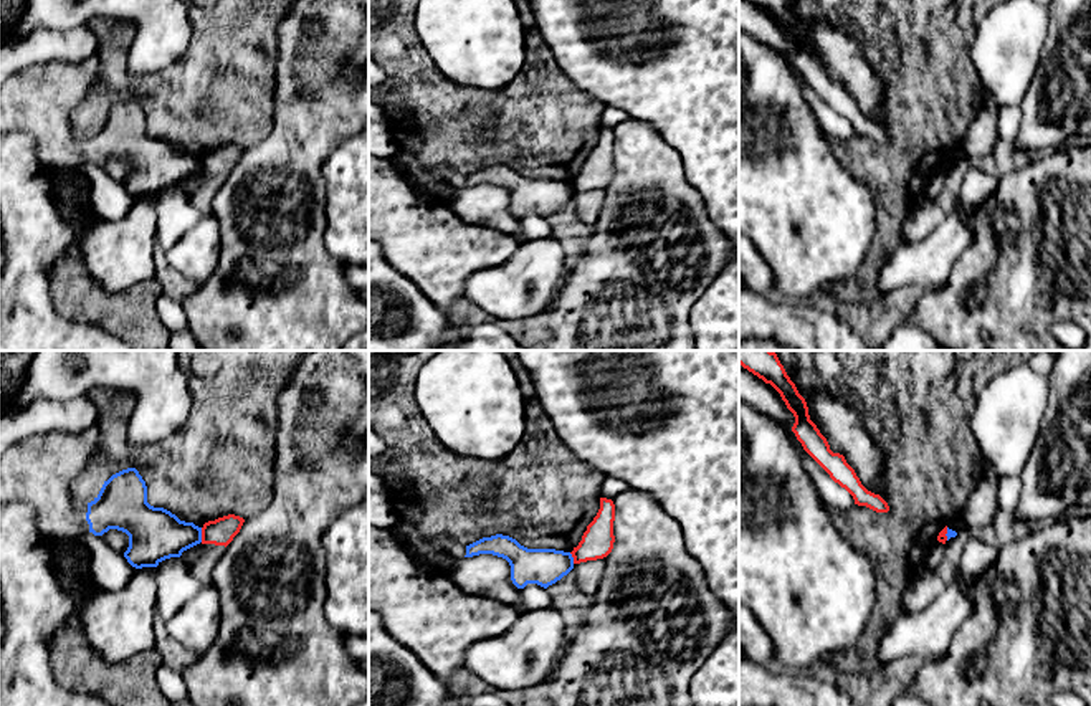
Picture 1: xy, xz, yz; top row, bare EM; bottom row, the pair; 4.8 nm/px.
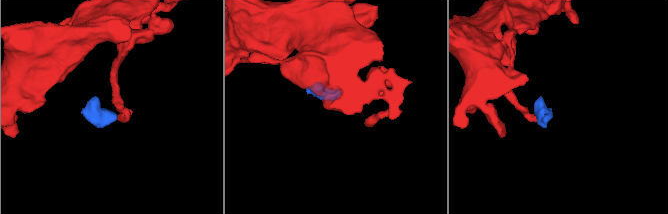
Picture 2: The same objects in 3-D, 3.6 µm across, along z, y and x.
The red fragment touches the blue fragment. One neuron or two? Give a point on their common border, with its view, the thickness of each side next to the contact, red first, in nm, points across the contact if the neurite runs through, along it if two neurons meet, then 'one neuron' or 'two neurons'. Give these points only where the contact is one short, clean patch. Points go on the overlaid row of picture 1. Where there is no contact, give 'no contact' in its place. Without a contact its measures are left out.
contact xy (202, 534); calibres 130 and 260 nm; border xy (200, 528), (202, 541); two neurons

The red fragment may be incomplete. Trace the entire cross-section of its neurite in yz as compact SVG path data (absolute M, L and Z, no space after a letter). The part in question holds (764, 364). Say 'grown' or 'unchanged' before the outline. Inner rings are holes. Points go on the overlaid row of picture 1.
unchanged; M739 351L739 364L765 384L770 384L780 394L787 408L795 417L792 432L802 443L803 450L830 475L835 483L853 496L855 504L866 506L876 513L889 511L888 503L879 494L868 491L861 484L845 456L830 450L827 438L810 420L805 398L798 394L775 352Z

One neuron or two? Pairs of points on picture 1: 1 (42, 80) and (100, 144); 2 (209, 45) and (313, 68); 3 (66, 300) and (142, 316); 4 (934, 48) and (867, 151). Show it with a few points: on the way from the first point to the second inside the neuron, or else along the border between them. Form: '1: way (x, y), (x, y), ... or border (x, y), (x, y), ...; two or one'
1: way (43, 100), (48, 111), (80, 143); one
2: border (278, 20), (276, 88), (271, 98); two
3: way (85, 300), (96, 300), (106, 310), (124, 314); one
4: way (941, 83), (941, 116), (906, 151), (901, 151); one

